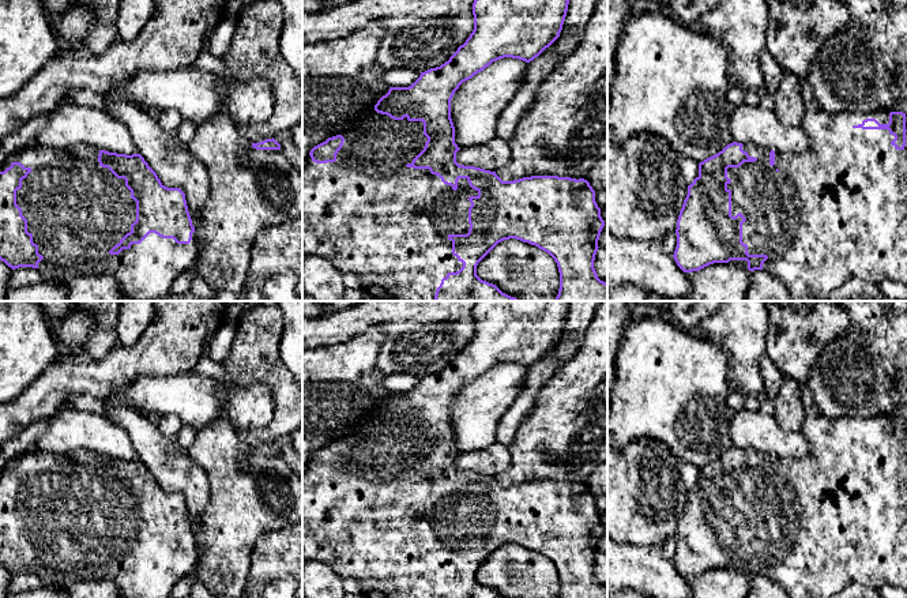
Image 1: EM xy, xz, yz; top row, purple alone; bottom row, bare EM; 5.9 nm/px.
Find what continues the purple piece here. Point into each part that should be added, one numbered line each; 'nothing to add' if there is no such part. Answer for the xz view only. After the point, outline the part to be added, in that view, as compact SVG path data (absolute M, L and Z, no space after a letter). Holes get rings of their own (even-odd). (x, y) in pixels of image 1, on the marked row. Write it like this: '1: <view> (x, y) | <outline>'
1: xz (367, 213) | M369 110L345 138L335 162L316 163L311 155L302 168L302 259L320 256L340 272L351 272L361 281L361 289L376 301L436 301L434 294L448 272L456 272L463 263L452 255L449 234L467 234L470 229L468 198L478 196L467 178L459 178L454 191L429 169L407 168L424 150L428 138L422 121L394 120Z

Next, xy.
1: xy (76, 210) | M34 142L12 153L0 172L12 162L31 169L16 191L16 204L27 219L27 232L33 234L38 253L44 256L37 268L44 281L64 281L89 274L112 275L128 301L154 301L170 292L177 277L193 268L196 234L192 233L189 244L177 244L173 238L150 233L140 244L110 255L109 251L131 232L136 221L136 202L125 180L102 168L98 155L98 148L86 144L60 150Z

